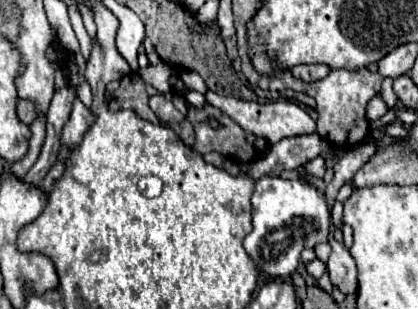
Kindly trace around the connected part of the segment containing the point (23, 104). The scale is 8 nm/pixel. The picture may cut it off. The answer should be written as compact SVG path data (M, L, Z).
M20 100L16 112L18 112L18 118L20 118L24 124L32 124L32 122L38 118L38 114L40 114L38 108L36 108L36 104L34 104L32 100Z

